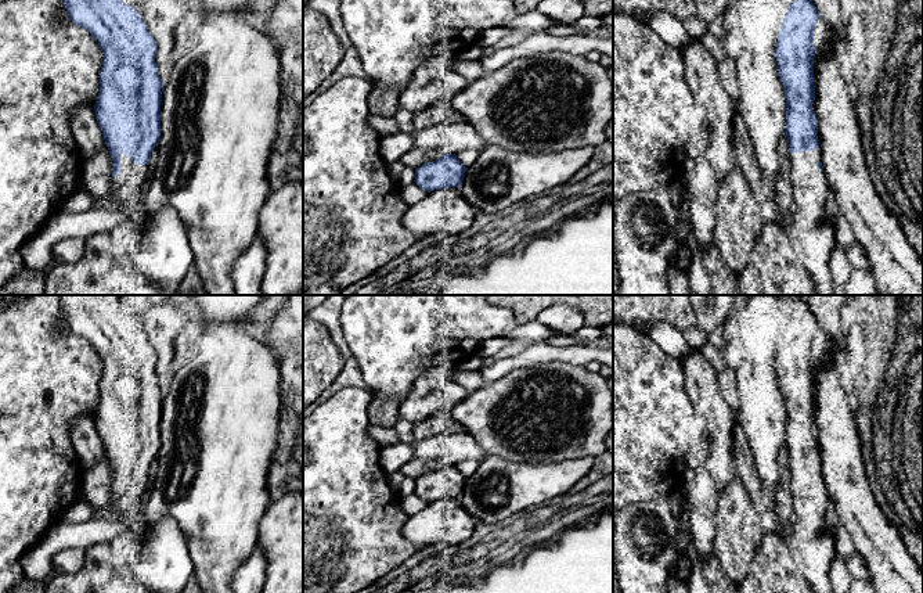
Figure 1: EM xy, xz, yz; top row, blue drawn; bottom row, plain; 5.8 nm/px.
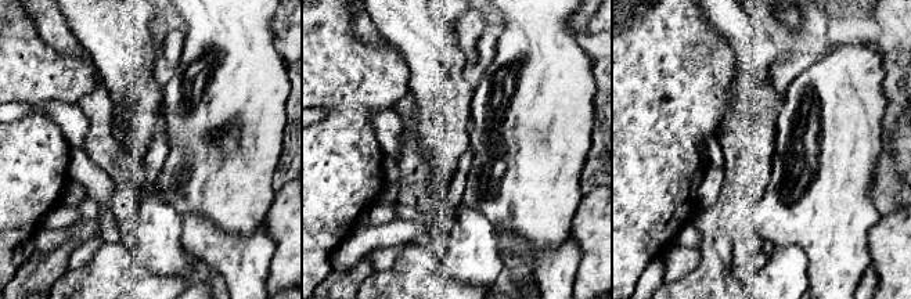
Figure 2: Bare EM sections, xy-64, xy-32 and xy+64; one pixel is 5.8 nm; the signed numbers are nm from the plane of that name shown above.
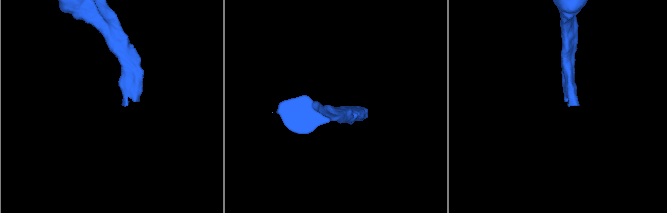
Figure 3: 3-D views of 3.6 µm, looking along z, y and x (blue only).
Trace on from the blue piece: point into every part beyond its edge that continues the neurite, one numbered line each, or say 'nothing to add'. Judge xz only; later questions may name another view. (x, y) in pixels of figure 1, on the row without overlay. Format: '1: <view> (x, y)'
nothing to add

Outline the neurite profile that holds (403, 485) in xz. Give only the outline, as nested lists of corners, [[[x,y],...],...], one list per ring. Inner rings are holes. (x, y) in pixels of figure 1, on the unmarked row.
[[[400,471],[387,475],[390,488],[401,497],[415,490],[415,481],[405,477]]]

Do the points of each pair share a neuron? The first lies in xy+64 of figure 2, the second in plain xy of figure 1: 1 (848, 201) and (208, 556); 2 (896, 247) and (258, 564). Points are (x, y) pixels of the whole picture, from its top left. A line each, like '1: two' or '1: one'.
1: one
2: two

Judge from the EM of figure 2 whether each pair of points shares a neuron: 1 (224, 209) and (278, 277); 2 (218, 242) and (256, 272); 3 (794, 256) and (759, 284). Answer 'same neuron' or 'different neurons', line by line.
1: different neurons
2: same neuron
3: same neuron

